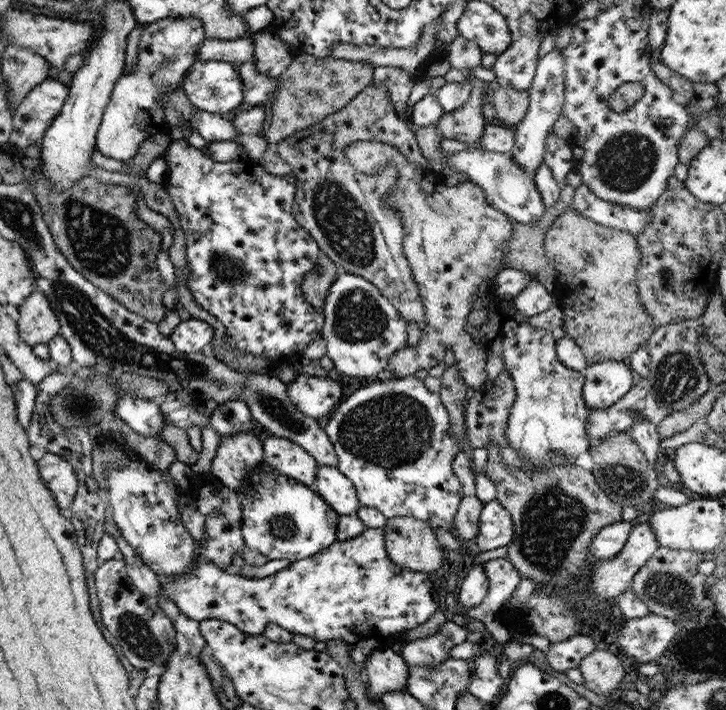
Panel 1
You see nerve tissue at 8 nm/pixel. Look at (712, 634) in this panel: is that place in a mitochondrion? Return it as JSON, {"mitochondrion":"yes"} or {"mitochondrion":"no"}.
{"mitochondrion":"yes"}

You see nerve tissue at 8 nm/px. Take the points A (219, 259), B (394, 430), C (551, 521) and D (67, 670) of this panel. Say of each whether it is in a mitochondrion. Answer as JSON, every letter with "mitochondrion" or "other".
{"A":"mitochondrion","B":"mitochondrion","C":"mitochondrion","D":"other"}

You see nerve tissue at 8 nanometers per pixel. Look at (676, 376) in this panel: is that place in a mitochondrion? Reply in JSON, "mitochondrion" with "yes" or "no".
{"mitochondrion":"yes"}

